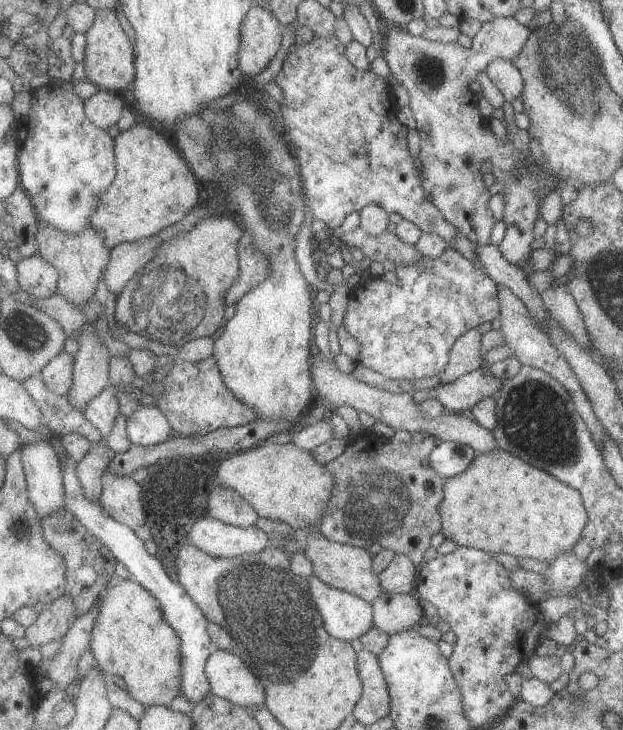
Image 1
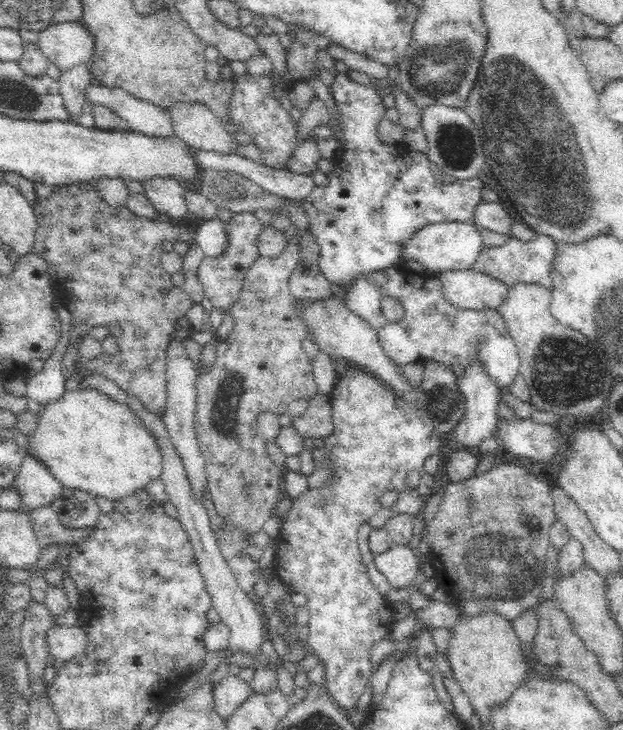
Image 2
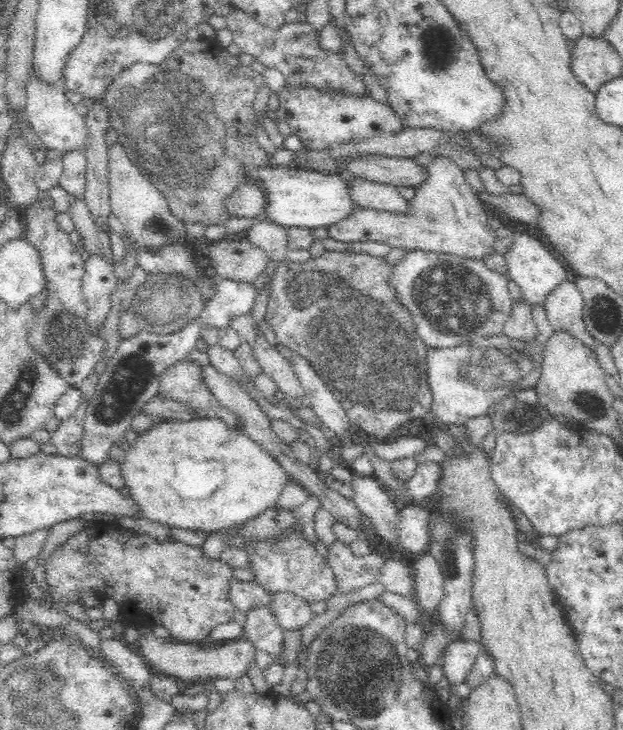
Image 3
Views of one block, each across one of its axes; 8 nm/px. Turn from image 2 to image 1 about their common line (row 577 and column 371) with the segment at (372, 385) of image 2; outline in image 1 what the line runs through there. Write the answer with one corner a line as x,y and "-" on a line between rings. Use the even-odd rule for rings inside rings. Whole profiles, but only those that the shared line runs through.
450,247
436,260
424,258
418,264
401,264
396,271
397,283
374,277
368,282
361,282
359,287
350,292
344,321
350,334
362,344
362,356
357,364
372,368
390,379
408,378
415,381
439,377
442,372
446,372
450,350
462,334
484,322
500,318
498,284
491,275
478,270
471,259

